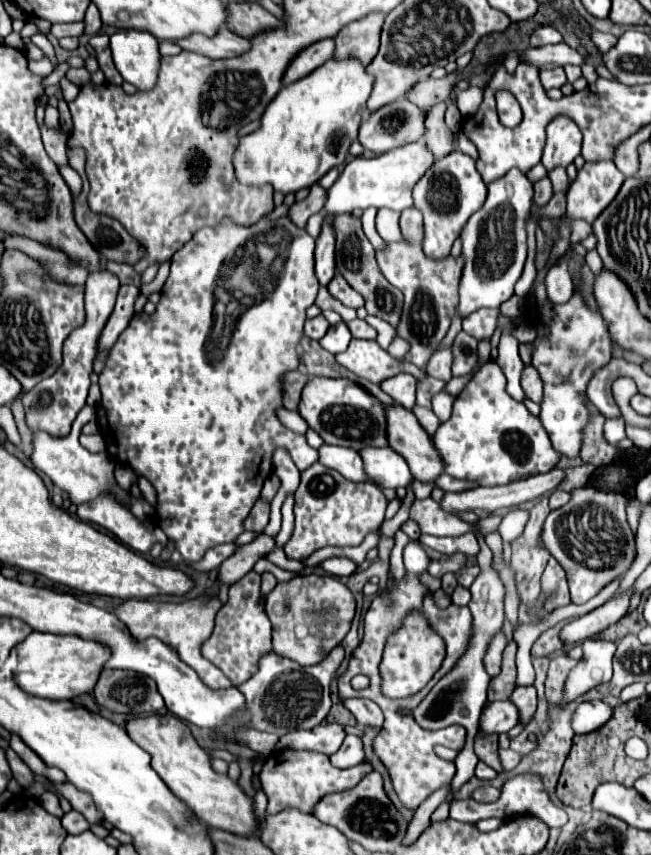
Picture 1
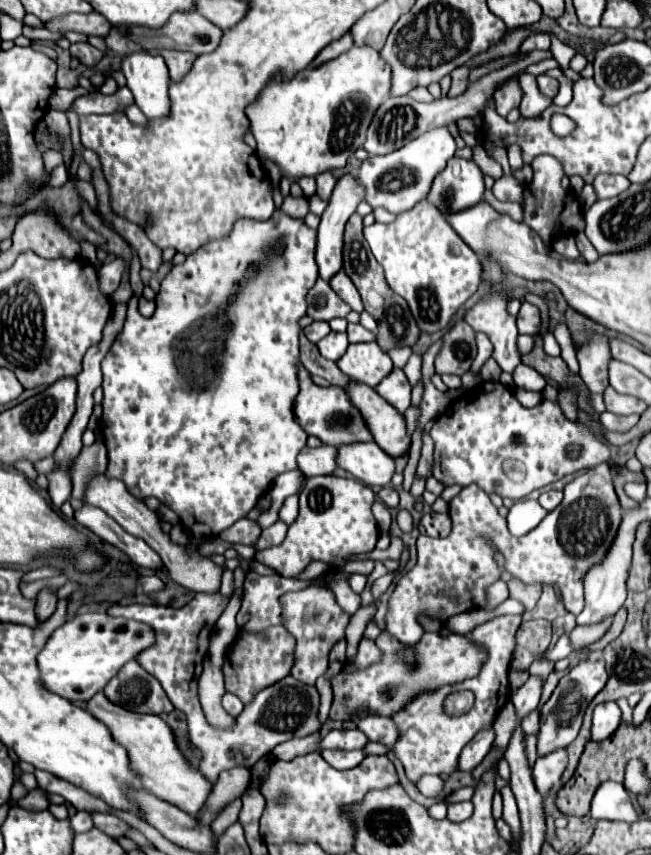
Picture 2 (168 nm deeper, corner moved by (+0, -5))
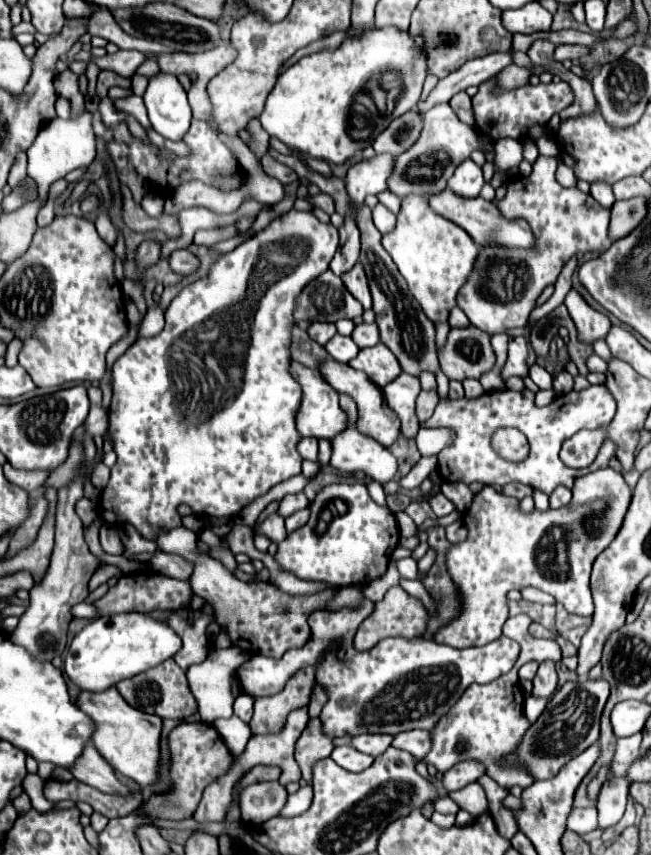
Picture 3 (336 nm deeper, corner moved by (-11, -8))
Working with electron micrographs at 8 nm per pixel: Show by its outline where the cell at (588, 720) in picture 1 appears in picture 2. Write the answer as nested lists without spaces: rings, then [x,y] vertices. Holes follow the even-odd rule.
[[[604,702],[594,708],[594,720],[592,720],[592,740],[600,742],[612,736],[622,722],[622,712],[616,702]]]

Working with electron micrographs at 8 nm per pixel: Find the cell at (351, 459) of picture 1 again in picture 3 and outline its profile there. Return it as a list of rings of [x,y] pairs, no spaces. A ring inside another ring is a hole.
[[[303,437],[303,439],[299,441],[297,449],[299,449],[299,455],[301,455],[303,459],[309,459],[309,461],[319,463],[319,459],[317,459],[319,449],[317,449],[317,439],[315,439],[315,437]]]

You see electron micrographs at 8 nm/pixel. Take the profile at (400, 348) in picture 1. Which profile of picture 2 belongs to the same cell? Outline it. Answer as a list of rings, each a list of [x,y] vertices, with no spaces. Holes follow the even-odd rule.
[[[412,354],[412,356],[410,356],[410,360],[408,360],[408,364],[406,364],[406,368],[404,368],[404,374],[408,376],[408,380],[410,380],[410,384],[412,384],[412,386],[416,386],[416,384],[422,380],[420,366],[422,366],[422,356]]]

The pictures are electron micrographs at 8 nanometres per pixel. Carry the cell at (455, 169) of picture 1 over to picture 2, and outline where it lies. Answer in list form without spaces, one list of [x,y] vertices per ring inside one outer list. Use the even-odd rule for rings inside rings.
[[[450,158],[446,168],[434,178],[428,200],[442,212],[454,214],[482,200],[484,178],[482,170],[472,160]]]

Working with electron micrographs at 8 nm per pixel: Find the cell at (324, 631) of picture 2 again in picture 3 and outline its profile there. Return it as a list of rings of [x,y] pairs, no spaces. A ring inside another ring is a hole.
[[[315,681],[315,691],[311,693],[311,701],[309,701],[309,715],[317,717],[325,703],[327,703],[327,693],[323,691],[323,685],[317,685]]]

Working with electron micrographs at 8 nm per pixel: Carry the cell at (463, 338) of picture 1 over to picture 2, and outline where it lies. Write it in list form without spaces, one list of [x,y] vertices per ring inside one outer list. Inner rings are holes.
[[[458,320],[442,336],[442,348],[436,356],[436,374],[466,374],[476,358],[476,332]]]

